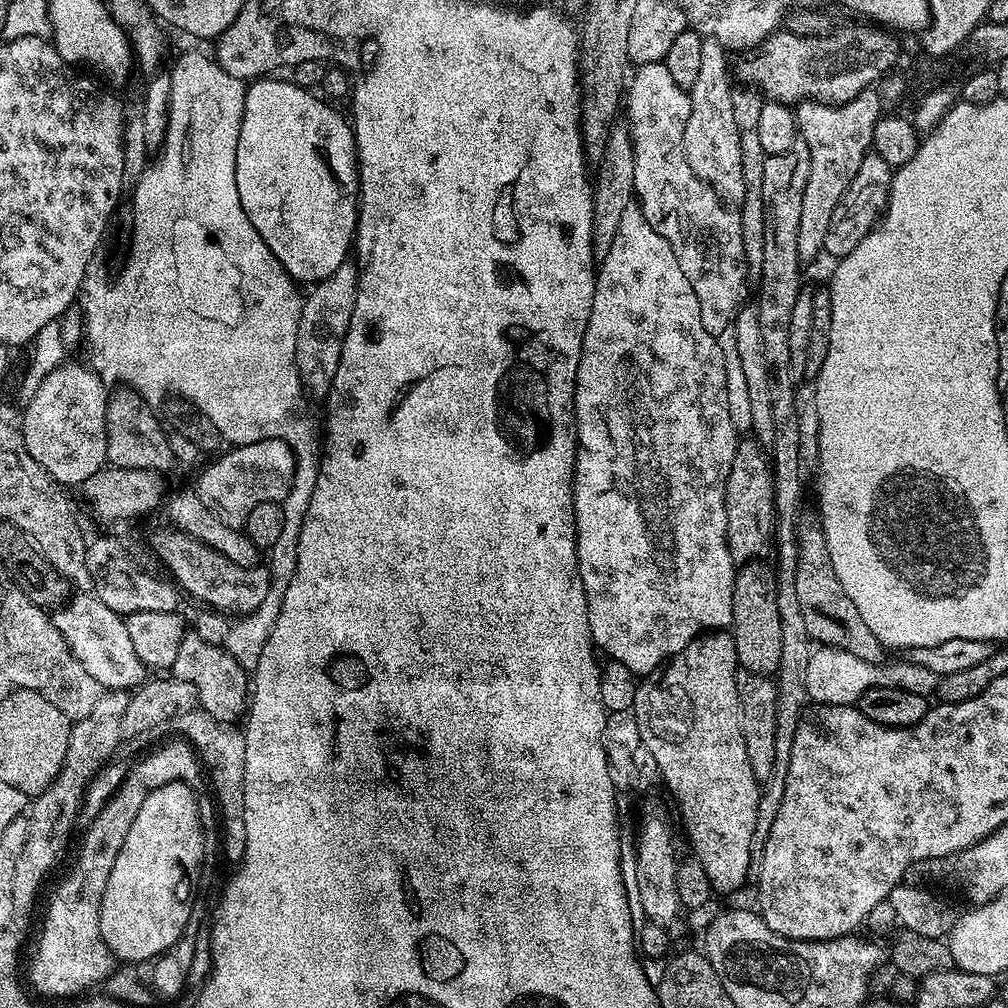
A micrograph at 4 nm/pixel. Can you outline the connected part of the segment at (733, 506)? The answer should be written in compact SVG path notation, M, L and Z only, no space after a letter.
M744 438L737 443L734 466L726 478L726 538L730 554L737 565L755 561L764 551L769 551L774 540L776 507L772 462L765 445L755 438Z

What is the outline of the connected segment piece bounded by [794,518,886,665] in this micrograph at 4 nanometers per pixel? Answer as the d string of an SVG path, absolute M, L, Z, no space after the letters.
M816 518L801 519L796 529L796 546L798 560L794 574L794 590L798 594L798 606L802 606L802 618L806 618L808 635L817 645L844 650L854 654L854 658L862 658L862 662L883 665L886 655L884 645L870 630L870 626L862 622L858 606L850 602L850 594L842 590L838 574L834 574L834 562L830 562L823 523Z

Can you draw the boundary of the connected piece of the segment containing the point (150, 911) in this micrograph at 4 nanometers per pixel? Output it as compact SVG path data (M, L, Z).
M179 780L170 782L166 786L158 786L142 802L142 810L138 810L138 815L134 818L134 826L130 826L130 834L126 834L126 842L122 842L122 850L118 850L118 858L114 858L114 870L110 870L110 878L106 878L106 890L102 894L100 903L100 923L98 931L100 937L106 942L106 946L112 951L117 961L124 960L149 960L155 961L157 957L165 955L168 948L174 945L186 927L186 920L190 916L193 896L196 892L196 880L199 878L200 866L204 860L204 832L200 829L200 804L197 793L192 791L191 784L185 784Z

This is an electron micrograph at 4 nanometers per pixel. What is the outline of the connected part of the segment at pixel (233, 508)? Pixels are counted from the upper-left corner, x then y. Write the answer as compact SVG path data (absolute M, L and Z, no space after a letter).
M276 437L232 446L227 450L229 452L225 456L217 455L213 464L201 470L194 491L202 506L226 522L226 526L243 529L246 517L250 515L250 510L254 510L254 506L258 506L258 502L284 501L291 490L296 456L292 446Z

